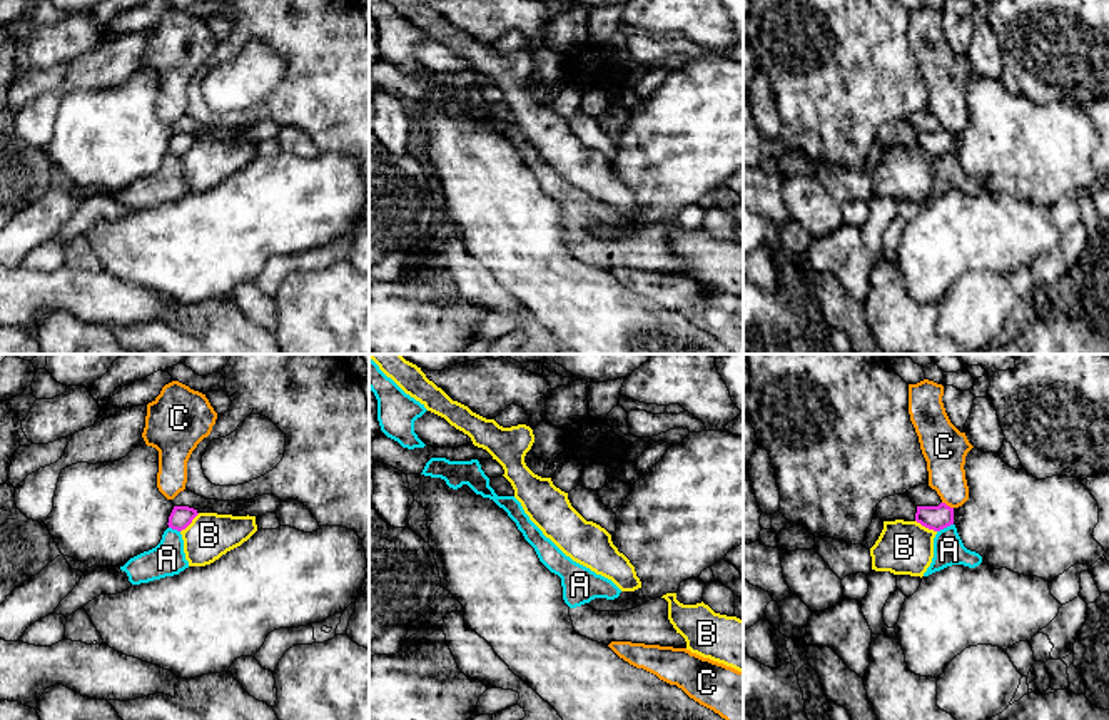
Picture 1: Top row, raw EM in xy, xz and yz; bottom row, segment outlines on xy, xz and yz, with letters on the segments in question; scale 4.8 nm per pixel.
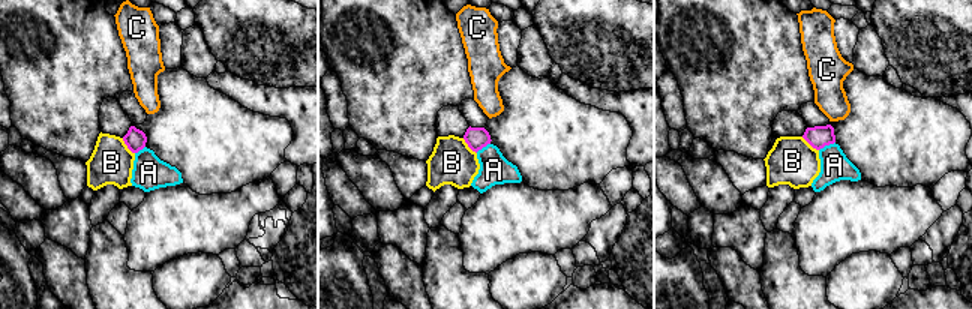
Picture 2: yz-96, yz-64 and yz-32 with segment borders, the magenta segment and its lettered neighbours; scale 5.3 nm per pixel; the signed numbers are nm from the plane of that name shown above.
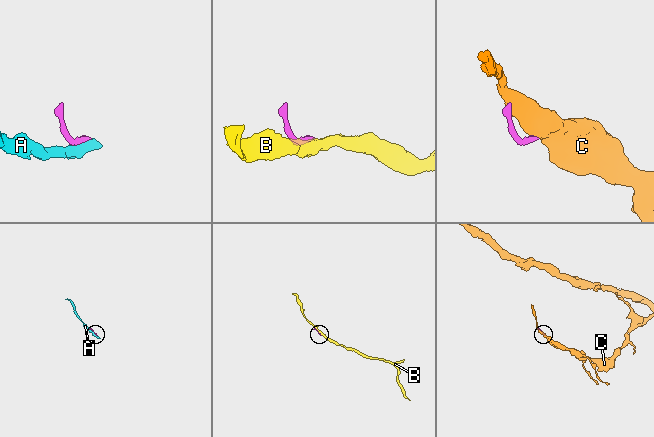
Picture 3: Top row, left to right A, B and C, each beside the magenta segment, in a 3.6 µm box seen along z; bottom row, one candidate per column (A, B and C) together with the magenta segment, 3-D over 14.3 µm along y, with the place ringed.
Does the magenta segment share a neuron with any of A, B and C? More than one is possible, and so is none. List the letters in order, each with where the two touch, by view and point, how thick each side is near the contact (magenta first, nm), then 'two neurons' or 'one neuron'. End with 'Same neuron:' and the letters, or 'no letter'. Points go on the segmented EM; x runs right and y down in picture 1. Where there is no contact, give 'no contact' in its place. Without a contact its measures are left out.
A: contact yz (944, 527); calibres 120 and 150 nm; one neuron
B: contact yz (926, 527); calibres 120 and 260 nm; two neurons
C: contact yz (946, 505); calibres 120 and 190 nm; two neurons
Same neuron: A

